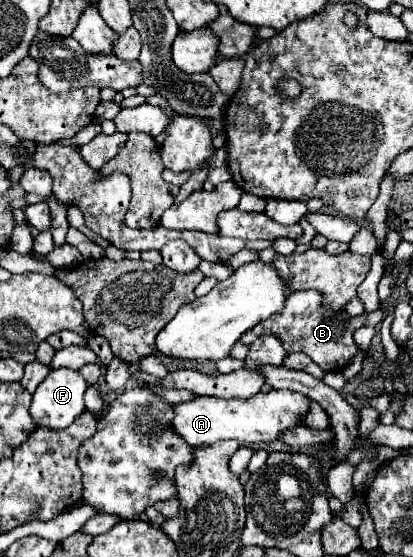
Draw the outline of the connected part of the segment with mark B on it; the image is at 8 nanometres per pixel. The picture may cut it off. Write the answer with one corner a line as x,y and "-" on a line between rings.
313,289
311,291
295,291
295,293
289,293
289,297
285,299
285,307
279,313
275,313
267,321
257,323
253,329
245,331
239,341
249,347
259,335
271,333
271,335
279,337
279,341
283,343
287,353
301,353
303,351
307,357
311,357
313,363
317,363
325,371
343,371
353,361
353,357
359,349
353,341
353,331
363,325
376,327
384,318
385,312
381,308
371,314
361,315
361,317
349,317
345,311
333,313
333,311
323,309
321,293
317,293

